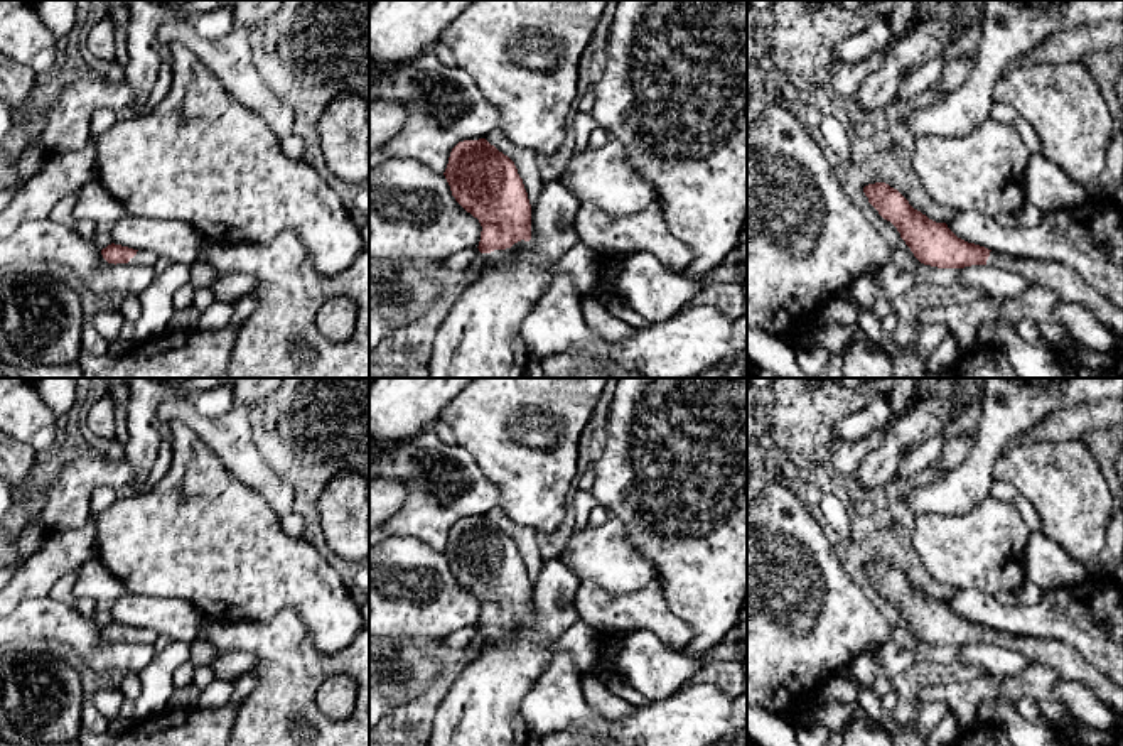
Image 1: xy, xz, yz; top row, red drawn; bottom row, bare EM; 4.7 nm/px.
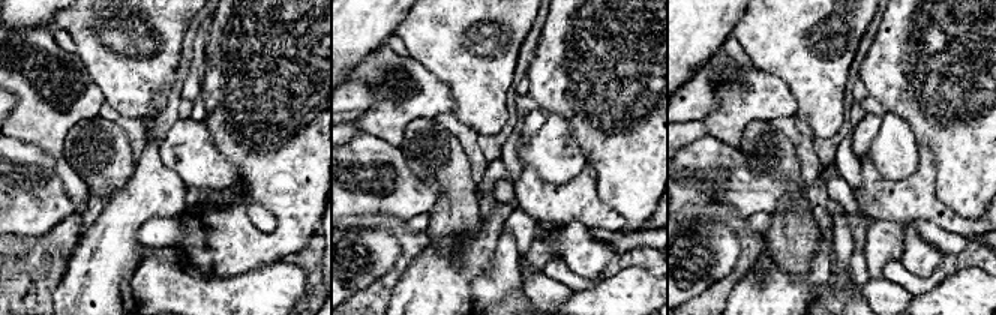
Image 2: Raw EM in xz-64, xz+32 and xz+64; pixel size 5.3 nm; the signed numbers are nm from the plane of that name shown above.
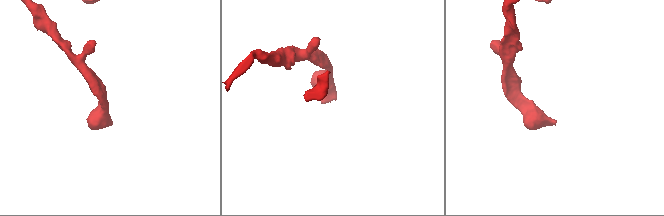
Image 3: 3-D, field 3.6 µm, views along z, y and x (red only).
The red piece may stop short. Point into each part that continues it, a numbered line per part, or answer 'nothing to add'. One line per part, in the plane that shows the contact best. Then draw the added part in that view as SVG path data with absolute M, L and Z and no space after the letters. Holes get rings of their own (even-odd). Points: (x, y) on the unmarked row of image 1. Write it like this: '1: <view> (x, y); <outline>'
1: xz (484, 637); M521 618L506 628L494 628L491 631L479 631L477 645L489 645L489 643L496 641L497 638L509 636L514 628L523 628L528 623L529 623L529 619Z

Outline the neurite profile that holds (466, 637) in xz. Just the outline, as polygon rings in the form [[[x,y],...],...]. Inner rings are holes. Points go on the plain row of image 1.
[[[476,626],[462,628],[450,633],[442,640],[442,643],[450,650],[464,650],[477,645],[479,630]]]

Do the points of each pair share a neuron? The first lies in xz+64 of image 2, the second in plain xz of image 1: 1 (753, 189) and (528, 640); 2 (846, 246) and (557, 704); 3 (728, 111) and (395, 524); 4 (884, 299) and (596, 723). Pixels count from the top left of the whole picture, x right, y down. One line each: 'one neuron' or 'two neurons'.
1: two neurons
2: one neuron
3: one neuron
4: two neurons

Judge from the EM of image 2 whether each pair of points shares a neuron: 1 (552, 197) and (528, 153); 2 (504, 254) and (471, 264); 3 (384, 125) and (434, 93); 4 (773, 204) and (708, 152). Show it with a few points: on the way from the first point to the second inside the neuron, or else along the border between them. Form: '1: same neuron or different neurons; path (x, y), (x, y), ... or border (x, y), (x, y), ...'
1: different neurons; border (524, 168), (552, 182), (578, 176)
2: different neurons; border (501, 227), (491, 266), (471, 282), (471, 288)
3: same neuron; path (396, 113), (413, 99), (422, 96)
4: same neuron; path (756, 192), (746, 192), (722, 168)

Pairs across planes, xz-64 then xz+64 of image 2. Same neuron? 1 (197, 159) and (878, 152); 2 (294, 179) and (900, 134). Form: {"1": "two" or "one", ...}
{"1": "one", "2": "two"}

